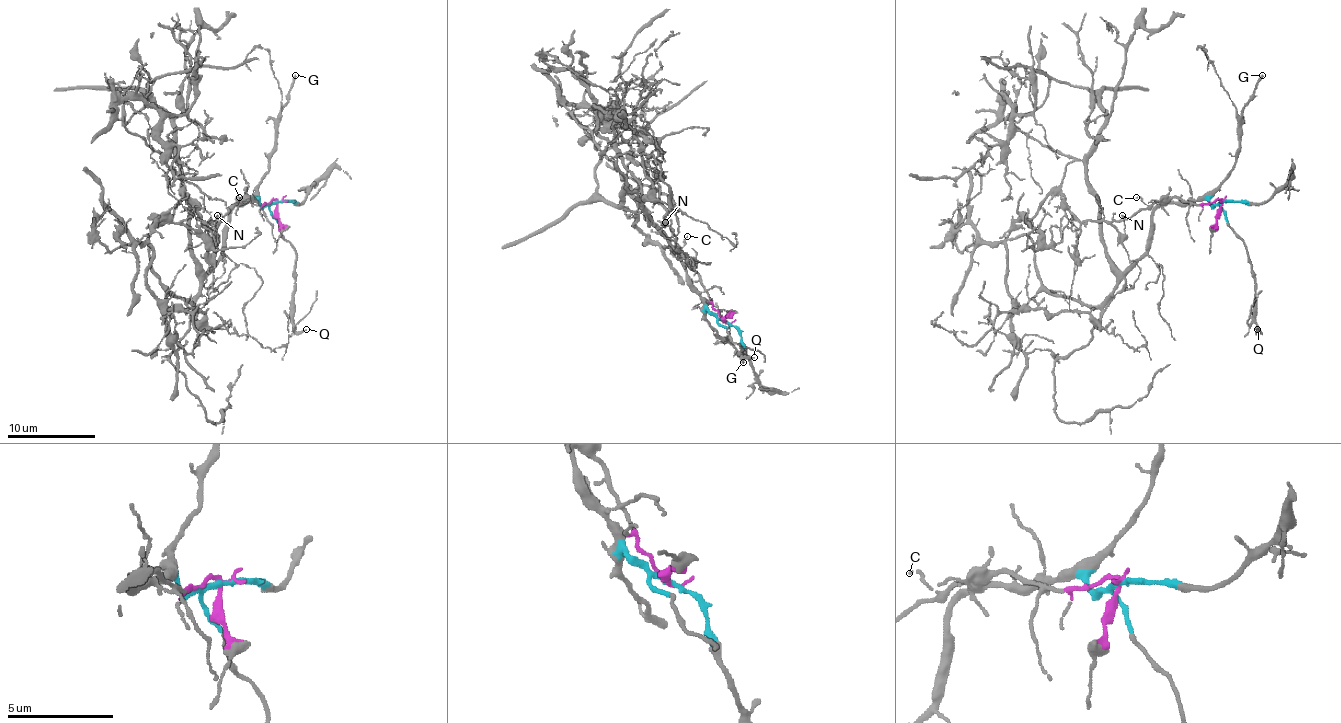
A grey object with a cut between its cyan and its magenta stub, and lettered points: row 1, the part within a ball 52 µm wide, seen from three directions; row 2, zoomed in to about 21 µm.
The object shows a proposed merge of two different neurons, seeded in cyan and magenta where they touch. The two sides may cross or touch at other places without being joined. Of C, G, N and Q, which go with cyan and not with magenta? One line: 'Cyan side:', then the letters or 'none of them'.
Cyan side: G, Q

